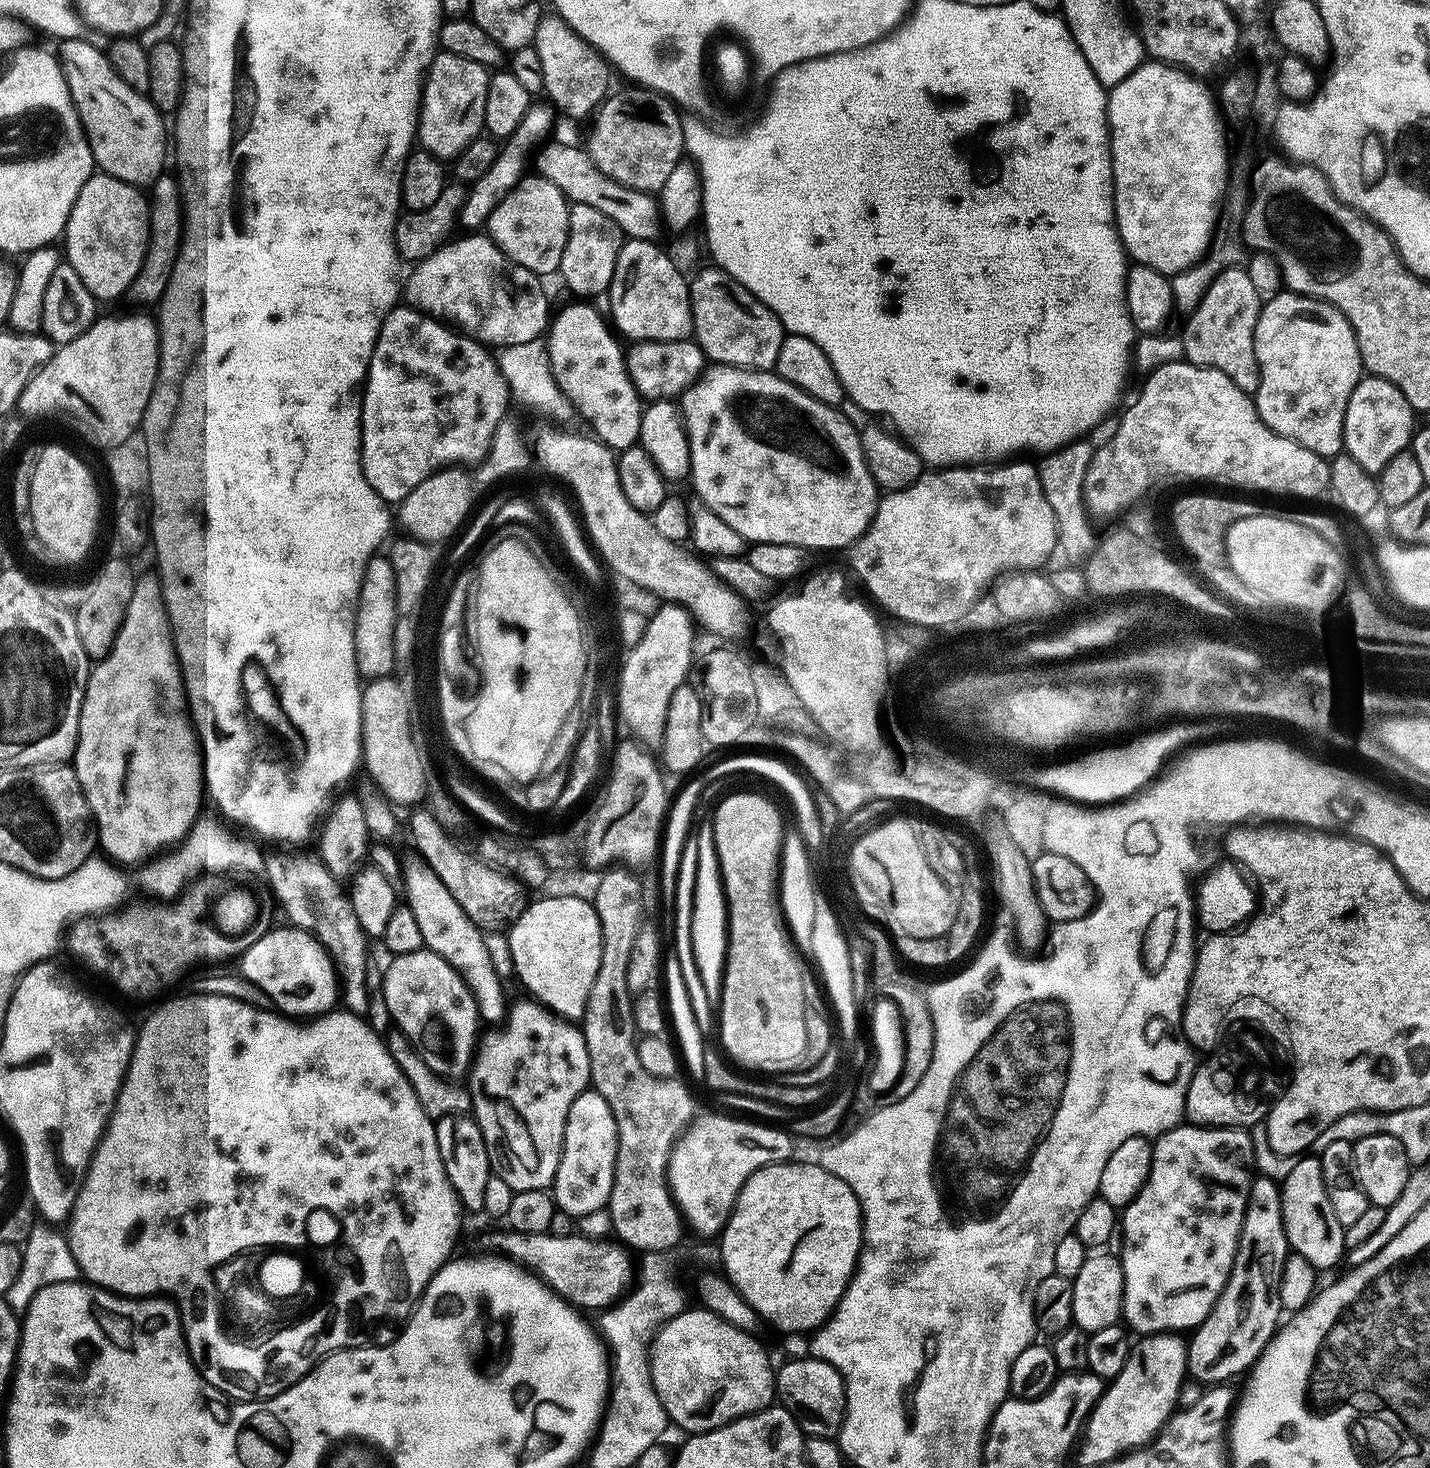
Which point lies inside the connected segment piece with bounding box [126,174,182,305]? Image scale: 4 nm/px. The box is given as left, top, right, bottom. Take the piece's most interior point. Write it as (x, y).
(165, 216)

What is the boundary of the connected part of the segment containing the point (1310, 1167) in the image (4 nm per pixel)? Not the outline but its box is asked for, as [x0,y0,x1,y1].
[1280,1154,1345,1270]

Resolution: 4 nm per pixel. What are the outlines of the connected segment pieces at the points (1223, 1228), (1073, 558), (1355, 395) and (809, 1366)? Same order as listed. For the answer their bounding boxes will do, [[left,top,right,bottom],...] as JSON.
[[1122,1123,1254,1334],[1037,438,1098,564],[1343,375,1414,474],[776,1360,844,1440]]

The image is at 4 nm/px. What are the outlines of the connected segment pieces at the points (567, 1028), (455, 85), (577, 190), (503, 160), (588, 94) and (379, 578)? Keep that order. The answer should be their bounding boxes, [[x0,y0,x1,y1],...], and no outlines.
[[466,999,592,1192],[418,51,489,162],[534,143,662,240],[459,103,553,229],[534,15,610,116],[354,554,397,681]]

